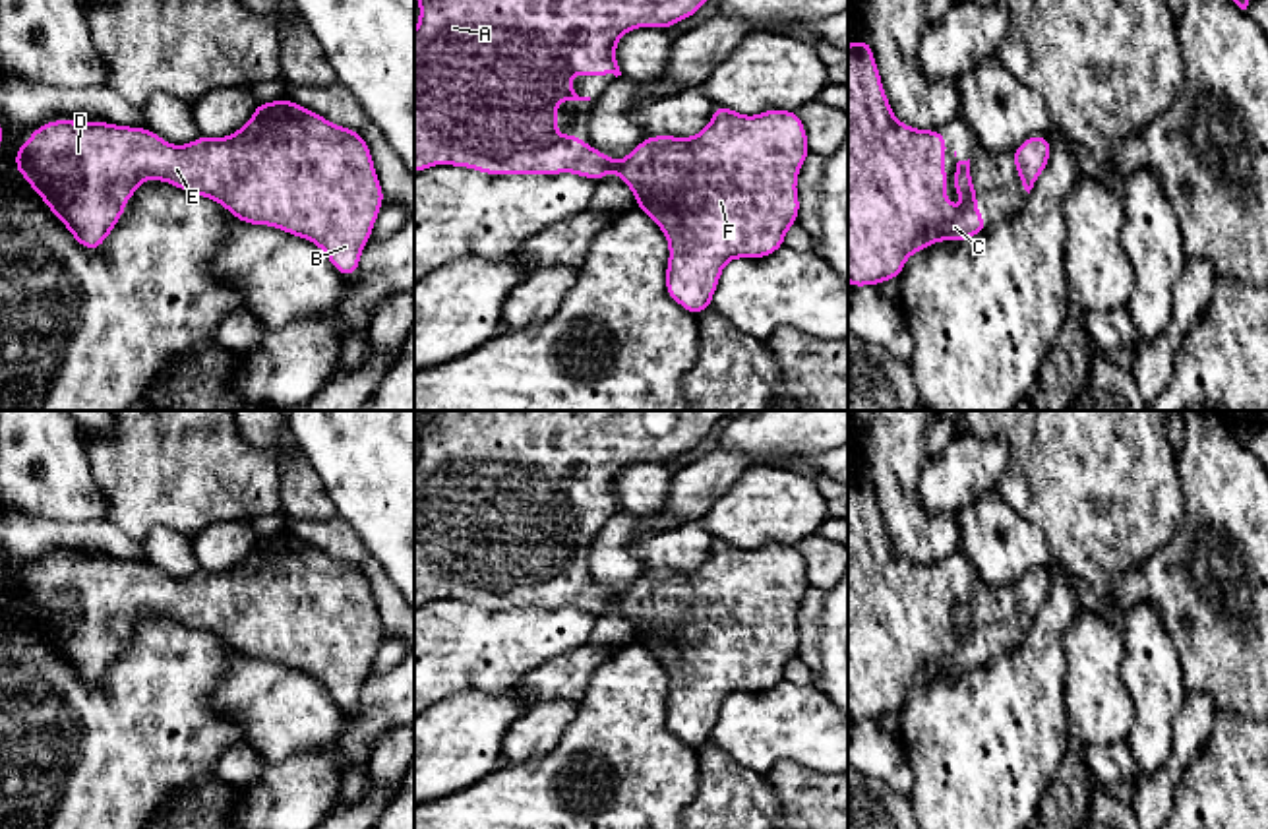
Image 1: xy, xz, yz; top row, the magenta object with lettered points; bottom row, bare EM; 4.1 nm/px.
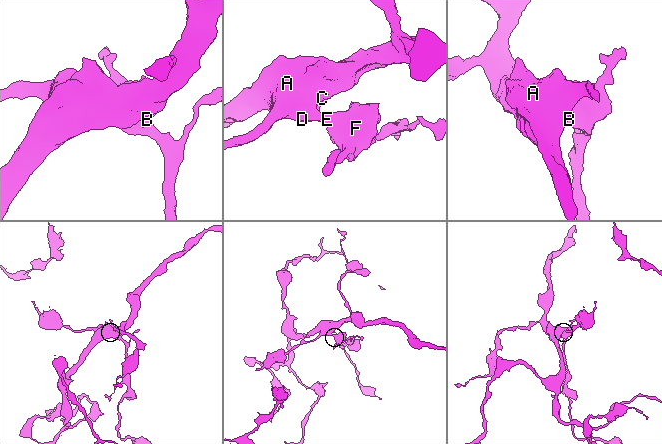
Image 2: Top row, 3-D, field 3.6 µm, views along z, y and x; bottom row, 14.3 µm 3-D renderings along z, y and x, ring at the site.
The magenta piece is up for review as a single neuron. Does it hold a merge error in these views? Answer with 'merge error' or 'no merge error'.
no merge error

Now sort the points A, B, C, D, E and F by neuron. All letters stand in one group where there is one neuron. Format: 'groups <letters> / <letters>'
groups A B C D E F

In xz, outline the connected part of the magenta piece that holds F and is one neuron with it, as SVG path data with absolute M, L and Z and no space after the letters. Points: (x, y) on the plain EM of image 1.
M414 411L414 428L420 440L418 461L414 463L414 606L422 606L434 599L467 600L492 610L503 608L561 608L571 606L598 616L612 602L618 612L635 628L637 643L650 649L650 653L666 668L670 691L666 699L666 726L689 748L697 750L710 742L712 728L718 721L722 701L738 691L765 691L784 680L784 670L792 659L798 657L800 631L796 624L800 602L811 587L807 579L807 566L800 546L784 542L770 542L767 546L745 550L722 538L714 540L712 552L707 562L691 571L678 569L652 569L645 571L621 595L612 595L610 589L590 581L575 569L558 568L558 537L559 535L590 535L573 525L571 507L590 509L600 513L602 507L621 509L616 494L618 475L631 463L658 461L670 463L681 453L693 451L695 445L722 420L730 411Z

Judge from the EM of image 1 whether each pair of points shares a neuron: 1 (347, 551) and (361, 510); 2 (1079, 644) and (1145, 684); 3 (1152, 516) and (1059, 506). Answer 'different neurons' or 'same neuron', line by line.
1: different neurons
2: different neurons
3: same neuron

